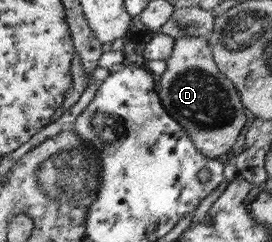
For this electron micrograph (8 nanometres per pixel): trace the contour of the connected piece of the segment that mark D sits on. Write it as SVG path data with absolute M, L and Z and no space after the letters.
M181 36L173 43L171 54L164 60L165 71L155 78L153 92L159 97L165 112L173 117L184 129L185 134L194 147L206 157L221 157L231 150L236 139L239 137L241 128L248 122L248 113L245 111L240 96L234 84L216 67L212 57L212 50L207 39L200 36Z

